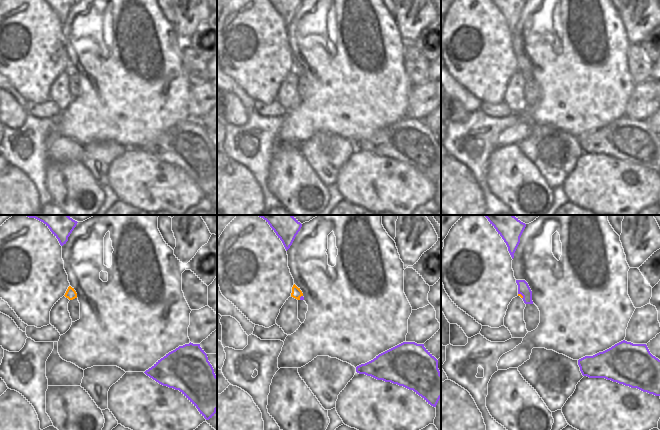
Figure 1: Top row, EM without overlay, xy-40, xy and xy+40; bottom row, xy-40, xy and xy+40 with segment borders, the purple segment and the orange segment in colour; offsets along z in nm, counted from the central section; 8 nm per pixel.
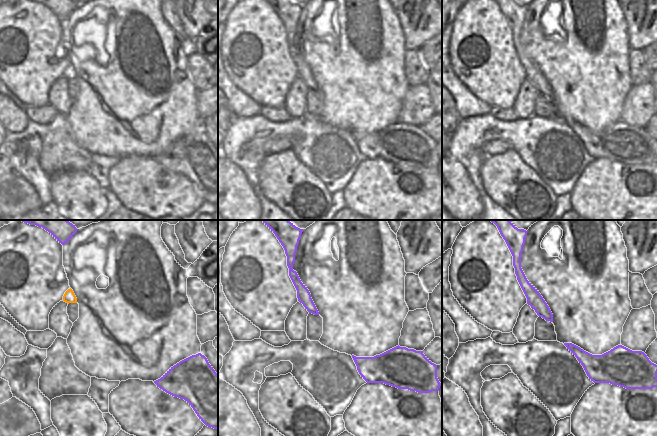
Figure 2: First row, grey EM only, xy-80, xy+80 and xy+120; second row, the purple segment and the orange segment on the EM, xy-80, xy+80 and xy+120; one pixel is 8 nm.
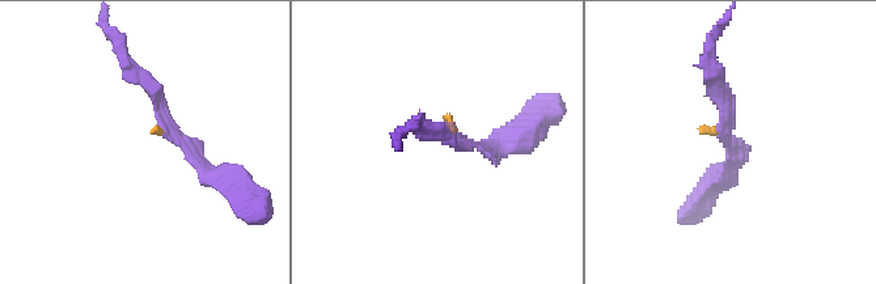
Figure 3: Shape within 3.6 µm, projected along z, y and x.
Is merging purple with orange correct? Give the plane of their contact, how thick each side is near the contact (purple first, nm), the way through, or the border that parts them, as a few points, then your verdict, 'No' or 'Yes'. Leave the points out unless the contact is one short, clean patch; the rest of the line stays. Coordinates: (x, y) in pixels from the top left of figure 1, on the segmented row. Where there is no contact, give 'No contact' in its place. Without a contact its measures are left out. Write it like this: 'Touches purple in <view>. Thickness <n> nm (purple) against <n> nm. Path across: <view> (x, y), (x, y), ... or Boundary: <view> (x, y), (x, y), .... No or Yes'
Touches purple in xy+40. Thickness 100 nm (purple) against 20 nm. Boundary: xy+40 (518, 293), (522, 298). No.

